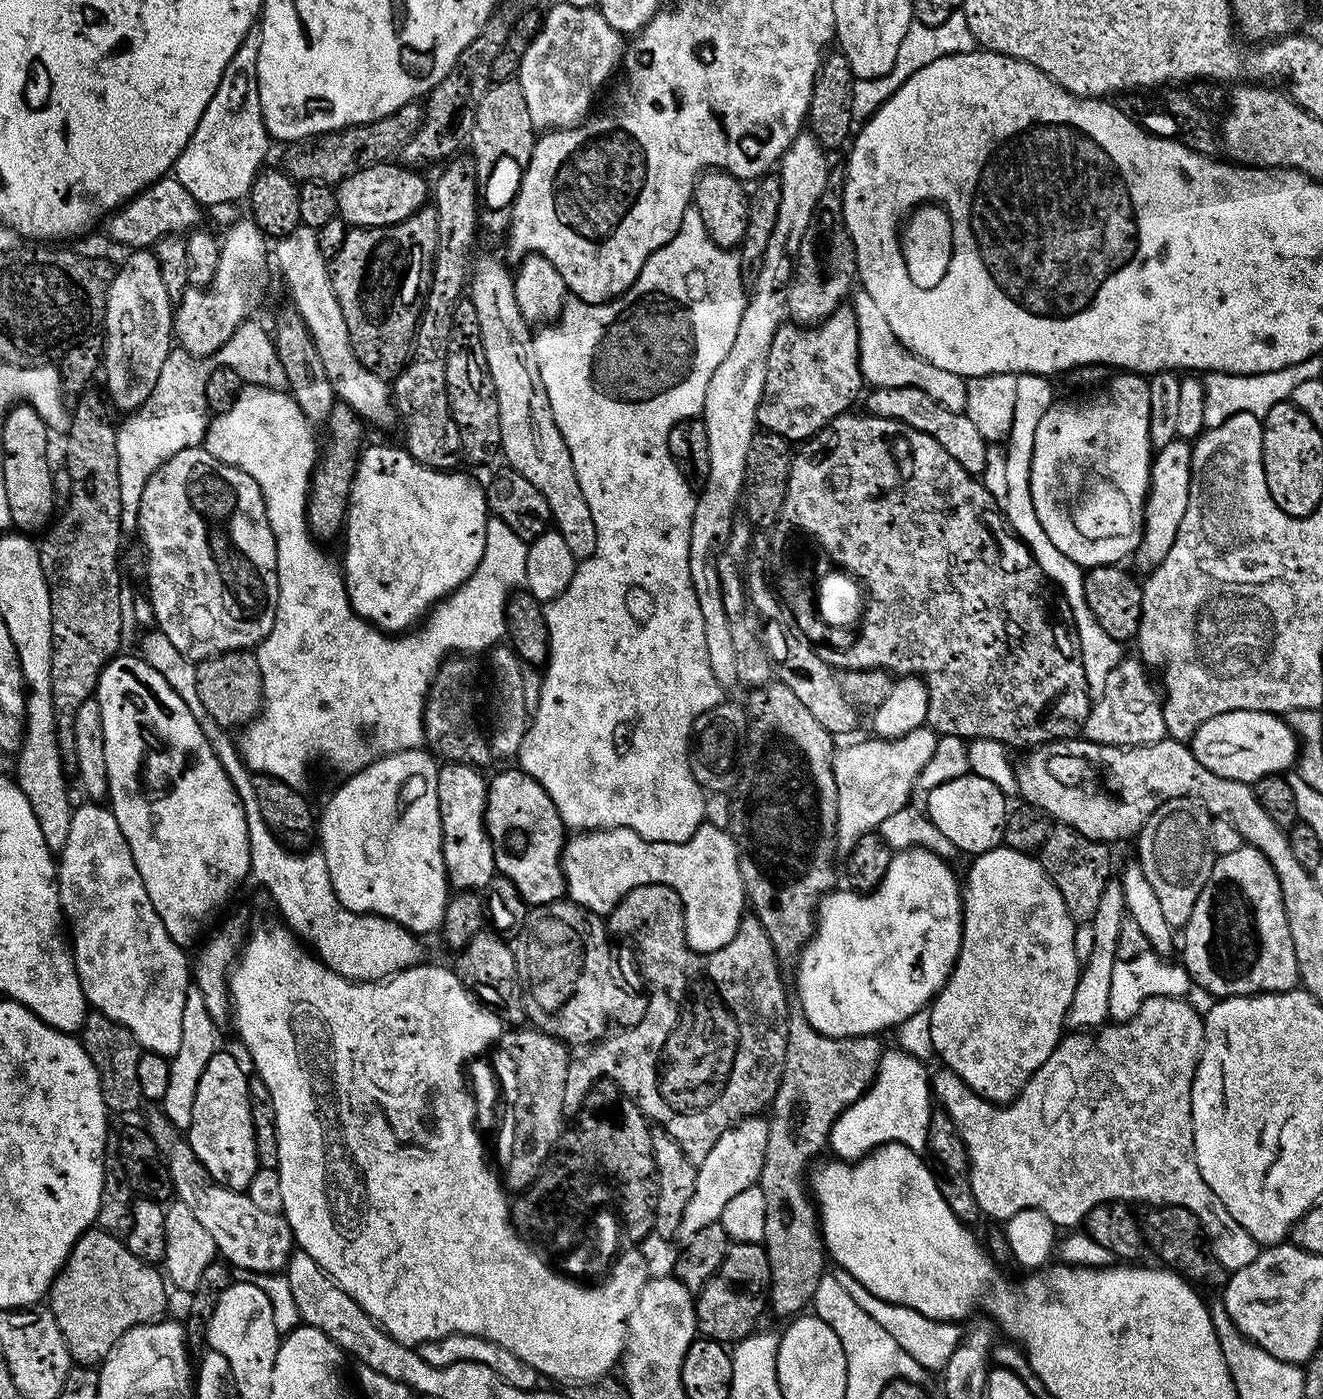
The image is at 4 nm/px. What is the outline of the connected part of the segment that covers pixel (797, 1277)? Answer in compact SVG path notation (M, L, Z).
M799 1010L789 1011L788 1033L786 1034L786 1062L782 1070L780 1085L770 1103L770 1121L768 1137L766 1138L766 1154L762 1162L758 1186L762 1194L766 1194L766 1234L762 1241L768 1261L770 1262L770 1288L768 1289L768 1304L770 1312L783 1318L792 1318L803 1313L811 1305L819 1279L826 1273L826 1253L824 1238L820 1234L818 1213L815 1203L806 1191L806 1168L804 1163L815 1148L829 1143L832 1124L841 1112L853 1100L870 1087L876 1077L876 1067L880 1064L882 1047L881 1037L847 1036L834 1038L824 1036L805 1018Z

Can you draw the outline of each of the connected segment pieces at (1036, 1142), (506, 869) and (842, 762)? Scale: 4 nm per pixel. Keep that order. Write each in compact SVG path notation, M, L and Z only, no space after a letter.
M1153 994L1143 997L1139 1001L1141 1004L1138 1004L1127 1020L1105 1023L1095 1035L1084 1030L1069 1031L1056 1045L1050 1058L1046 1058L1043 1066L1020 1089L1015 1100L1001 1104L986 1100L977 1092L967 1088L959 1074L951 1070L943 1070L944 1072L938 1073L937 1076L935 1073L931 1077L930 1089L935 1103L939 1107L940 1104L944 1107L945 1114L949 1116L947 1119L950 1121L951 1127L959 1136L968 1153L968 1181L981 1213L985 1217L993 1216L994 1219L1000 1220L999 1222L1006 1222L1014 1214L1018 1214L1018 1210L1033 1208L1045 1212L1056 1223L1057 1229L1072 1230L1083 1221L1090 1210L1094 1210L1096 1204L1107 1200L1121 1202L1145 1200L1145 1205L1148 1206L1185 1208L1191 1212L1202 1214L1202 1223L1210 1241L1211 1250L1218 1258L1218 1262L1223 1268L1228 1269L1229 1273L1237 1272L1242 1266L1250 1266L1250 1262L1254 1262L1254 1258L1258 1258L1258 1254L1262 1250L1261 1245L1257 1244L1256 1240L1238 1222L1225 1215L1222 1202L1214 1194L1214 1190L1210 1190L1210 1186L1206 1186L1192 1153L1192 1083L1196 1077L1196 1063L1200 1060L1200 1050L1204 1046L1204 1018L1199 1011L1196 1013L1187 1004L1188 1002L1187 999L1179 996Z
M519 766L504 768L496 777L491 777L491 779L488 780L488 801L486 802L484 824L488 827L488 837L492 843L492 849L494 850L494 862L496 863L497 873L506 878L510 878L510 882L514 882L514 886L518 886L518 894L526 903L528 903L528 905L553 904L556 900L565 899L564 867L560 865L560 854L563 852L566 843L566 825L564 819L558 814L558 810L554 806L550 794L546 794L544 787L542 787L534 778L530 778L530 774L526 774L523 768Z
M931 727L914 729L896 739L871 738L848 744L832 757L834 782L838 792L837 825L848 824L849 841L877 829L890 814L909 807L912 787L917 787L922 766L934 754L937 733Z

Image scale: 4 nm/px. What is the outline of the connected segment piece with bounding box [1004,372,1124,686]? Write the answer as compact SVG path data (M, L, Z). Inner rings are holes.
M1032 372L1019 373L1016 377L1017 397L1014 398L1014 419L1010 434L1004 444L1007 454L1006 458L1006 488L1007 498L1004 501L1005 519L1009 528L1032 552L1032 557L1042 567L1043 572L1059 590L1064 603L1071 611L1075 620L1076 636L1080 644L1083 666L1086 670L1087 682L1090 686L1103 685L1108 678L1108 671L1120 664L1123 659L1123 645L1121 641L1110 638L1110 634L1098 626L1097 619L1090 611L1086 603L1084 572L1070 558L1055 546L1054 542L1046 535L1035 513L1033 498L1030 495L1030 465L1033 461L1034 437L1038 430L1039 419L1052 403L1055 403L1056 396L1051 386L1049 377L1034 375Z

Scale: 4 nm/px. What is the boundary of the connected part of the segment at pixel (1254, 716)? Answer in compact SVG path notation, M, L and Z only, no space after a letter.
M1230 710L1226 714L1214 714L1214 718L1206 718L1206 722L1194 730L1190 747L1194 758L1198 758L1206 770L1250 785L1267 776L1287 773L1298 760L1296 734L1287 721L1274 712Z

